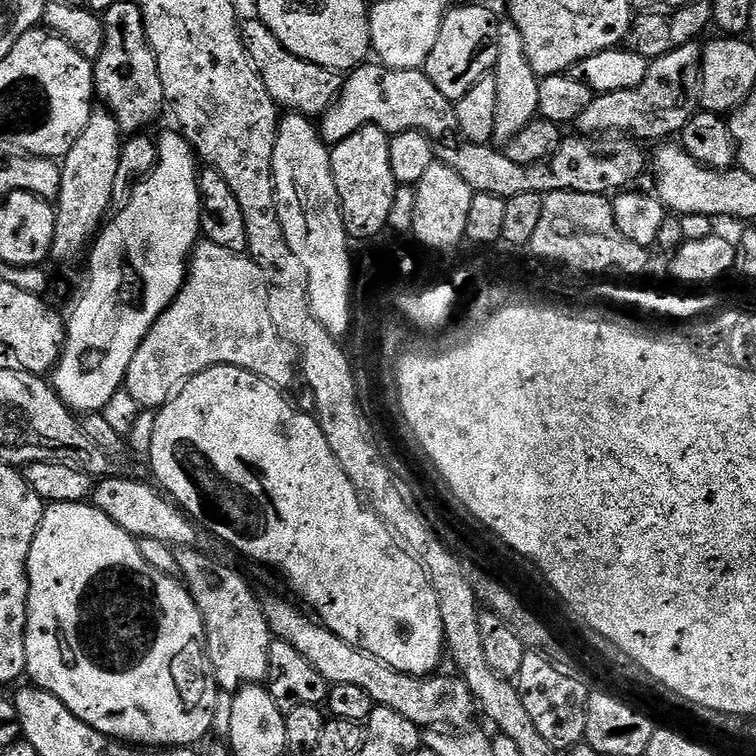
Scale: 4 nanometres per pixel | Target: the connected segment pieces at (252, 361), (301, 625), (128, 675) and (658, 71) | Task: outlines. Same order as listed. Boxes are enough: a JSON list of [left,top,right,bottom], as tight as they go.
[[124,242,294,410],[262,596,478,730],[24,503,216,750],[574,43,701,142]]

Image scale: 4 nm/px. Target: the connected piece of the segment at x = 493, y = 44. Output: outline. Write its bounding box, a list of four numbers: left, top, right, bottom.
[422,4,500,102]

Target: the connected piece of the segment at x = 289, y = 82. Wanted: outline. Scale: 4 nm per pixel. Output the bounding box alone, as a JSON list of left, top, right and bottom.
[240,18,342,118]

